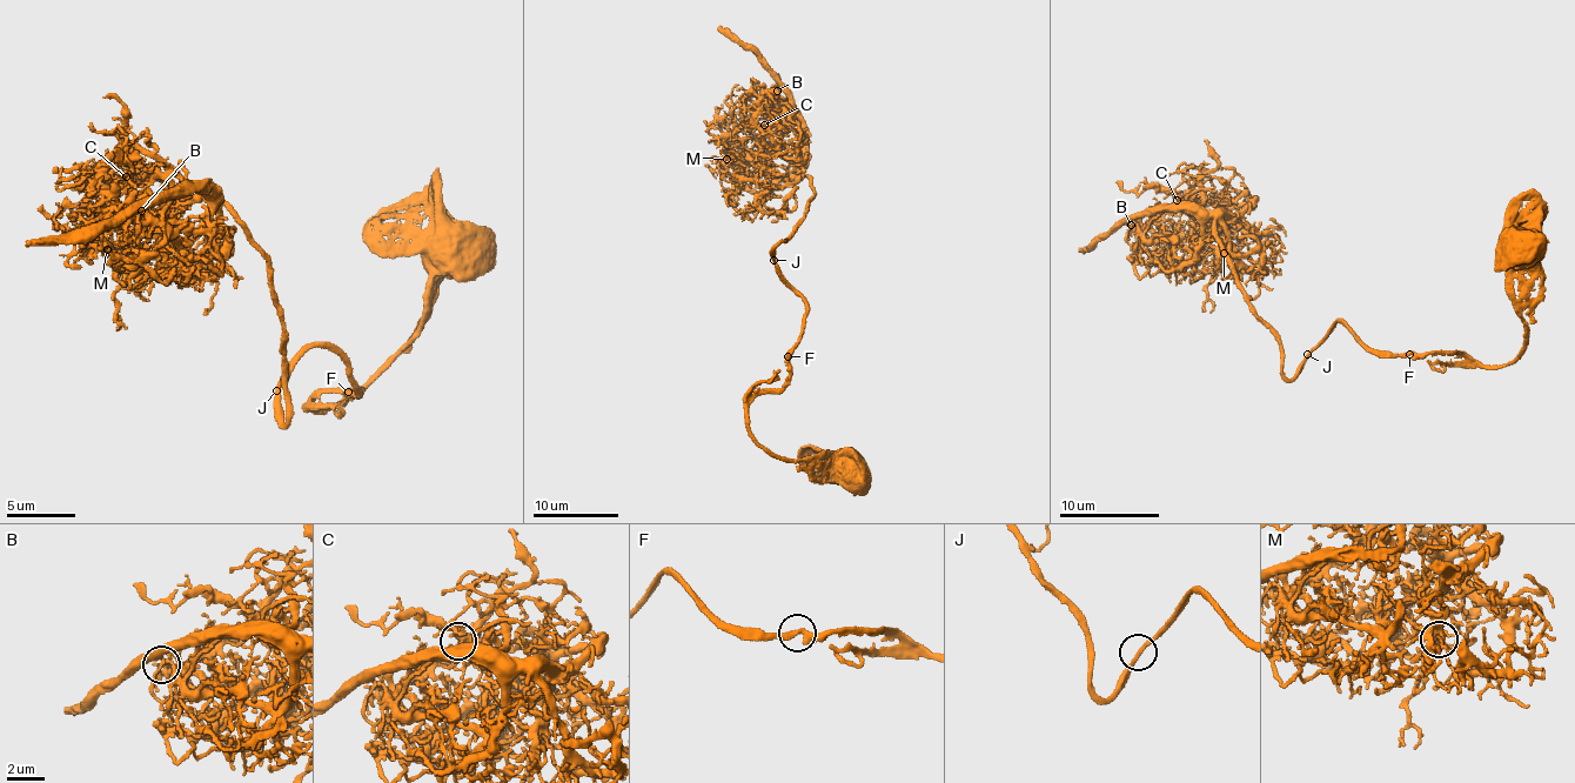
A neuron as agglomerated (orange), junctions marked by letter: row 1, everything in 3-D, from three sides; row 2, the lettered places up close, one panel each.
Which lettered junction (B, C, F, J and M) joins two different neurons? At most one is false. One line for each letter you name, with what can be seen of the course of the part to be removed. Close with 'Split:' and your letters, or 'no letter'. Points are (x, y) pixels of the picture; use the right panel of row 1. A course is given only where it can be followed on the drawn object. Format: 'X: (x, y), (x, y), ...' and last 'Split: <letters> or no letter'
Split: no letter

